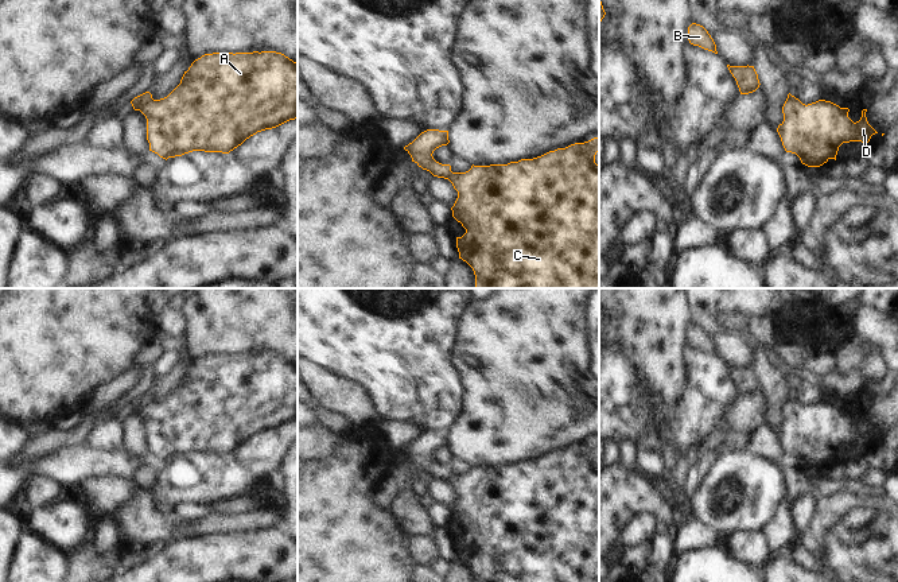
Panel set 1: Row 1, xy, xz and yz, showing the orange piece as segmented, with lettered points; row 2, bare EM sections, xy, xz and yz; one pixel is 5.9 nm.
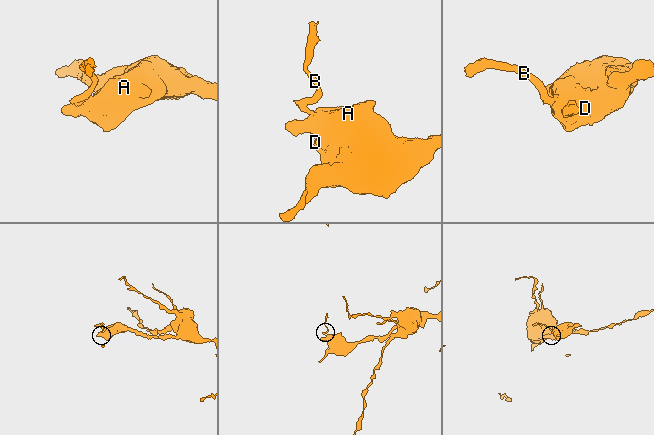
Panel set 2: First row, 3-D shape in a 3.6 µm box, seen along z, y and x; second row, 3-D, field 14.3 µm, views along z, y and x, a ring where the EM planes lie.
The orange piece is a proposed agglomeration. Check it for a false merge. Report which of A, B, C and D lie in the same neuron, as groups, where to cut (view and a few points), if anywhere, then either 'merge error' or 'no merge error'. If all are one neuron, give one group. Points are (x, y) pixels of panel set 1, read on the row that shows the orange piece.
A C D / B; cut in xy along (152, 99), (139, 109); merge error

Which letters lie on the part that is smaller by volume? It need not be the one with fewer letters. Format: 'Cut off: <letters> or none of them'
Cut off: B

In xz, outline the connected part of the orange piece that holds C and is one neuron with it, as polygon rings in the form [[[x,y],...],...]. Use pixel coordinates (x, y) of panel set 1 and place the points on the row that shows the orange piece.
[[[594,137],[533,159],[521,159],[508,164],[473,164],[466,172],[452,172],[448,181],[458,191],[458,198],[451,207],[452,217],[466,229],[462,237],[456,237],[456,248],[459,259],[473,268],[477,288],[599,288],[599,166],[595,163],[598,151],[599,137]]]

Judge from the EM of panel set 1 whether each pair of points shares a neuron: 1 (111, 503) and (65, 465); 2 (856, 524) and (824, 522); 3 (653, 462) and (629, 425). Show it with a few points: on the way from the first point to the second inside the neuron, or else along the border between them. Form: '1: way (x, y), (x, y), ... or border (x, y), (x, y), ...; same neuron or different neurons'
1: border (116, 474), (88, 478), (80, 487); different neurons
2: way (848, 524), (832, 524); same neuron
3: border (638, 447), (661, 453), (668, 460); different neurons

